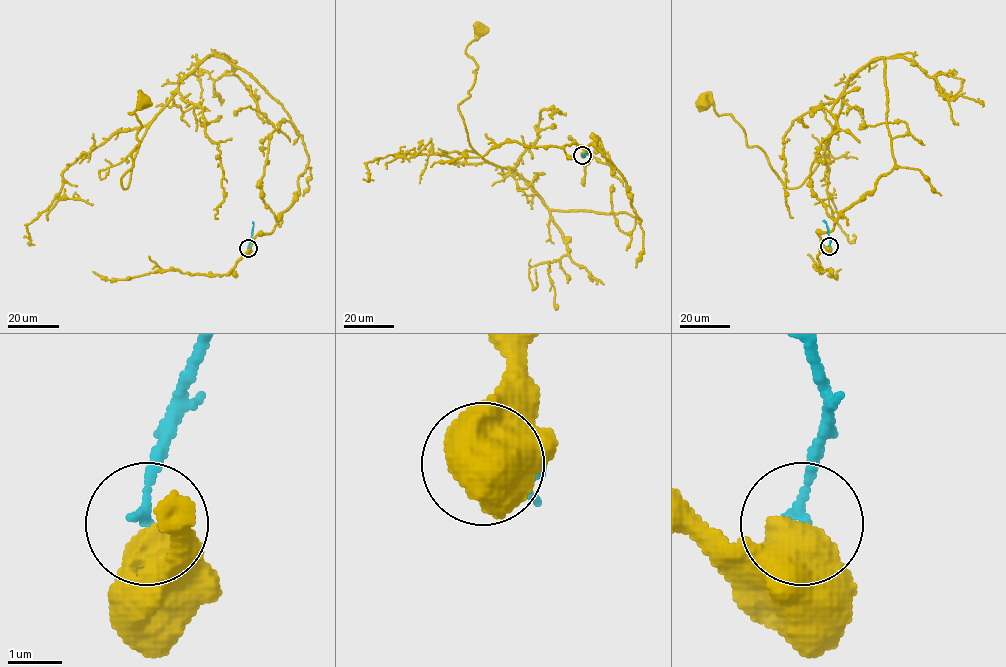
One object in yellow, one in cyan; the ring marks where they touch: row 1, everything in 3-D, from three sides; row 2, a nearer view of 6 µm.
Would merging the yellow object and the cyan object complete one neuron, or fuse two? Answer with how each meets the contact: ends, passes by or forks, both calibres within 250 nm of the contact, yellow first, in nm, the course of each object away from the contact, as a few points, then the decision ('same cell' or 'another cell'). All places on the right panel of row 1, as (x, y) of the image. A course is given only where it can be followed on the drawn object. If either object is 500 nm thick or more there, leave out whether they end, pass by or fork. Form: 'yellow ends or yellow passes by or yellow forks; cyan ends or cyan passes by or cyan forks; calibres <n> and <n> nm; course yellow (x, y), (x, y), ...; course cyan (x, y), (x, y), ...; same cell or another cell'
calibres 800 and 170 nm; course yellow (829, 246), (819, 233), (895, 166), (883, 58), (846, 84), (820, 161), (794, 188), (731, 115), (704, 103); course cyan (829, 246), (828, 229), (823, 221); another cell

